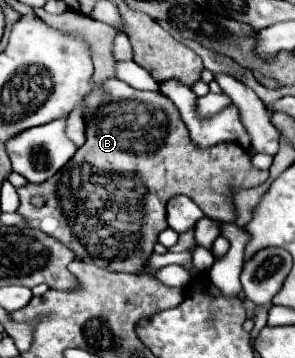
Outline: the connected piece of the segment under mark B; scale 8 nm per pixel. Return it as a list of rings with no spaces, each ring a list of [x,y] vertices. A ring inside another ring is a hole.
[[[109,79],[101,87],[95,85],[81,105],[85,105],[87,143],[79,147],[73,159],[57,173],[57,185],[49,183],[47,179],[39,185],[27,183],[17,191],[21,199],[17,211],[27,219],[27,225],[47,231],[47,235],[59,239],[63,245],[75,251],[81,261],[95,263],[111,271],[139,271],[153,253],[159,233],[169,227],[165,207],[171,197],[187,195],[199,207],[203,207],[207,217],[221,223],[233,223],[233,189],[257,187],[269,177],[269,171],[253,167],[249,153],[237,143],[219,143],[219,147],[207,147],[207,151],[193,147],[191,137],[183,127],[183,119],[179,119],[179,111],[175,111],[171,99],[159,91],[139,91],[119,79]],[[37,193],[47,197],[43,207],[31,205],[31,197]]]

